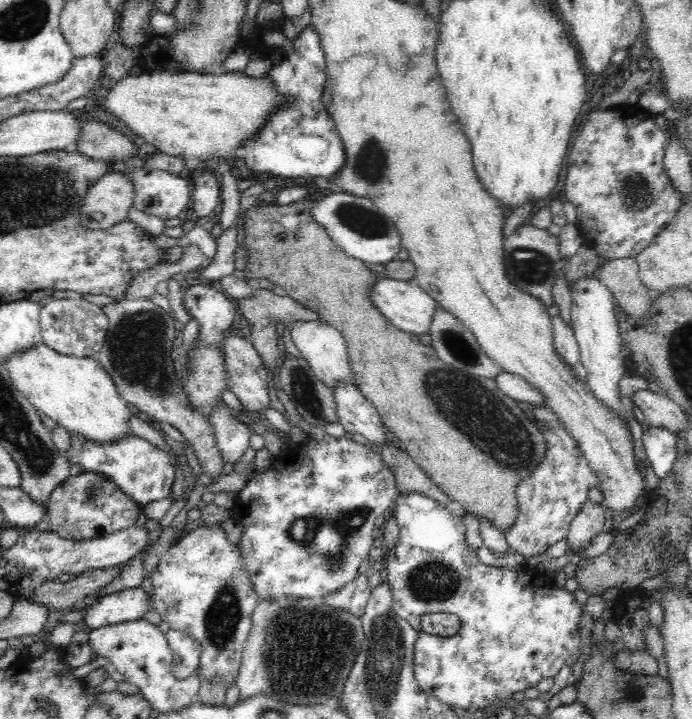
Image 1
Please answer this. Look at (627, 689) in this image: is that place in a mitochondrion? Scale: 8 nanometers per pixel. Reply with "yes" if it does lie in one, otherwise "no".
yes

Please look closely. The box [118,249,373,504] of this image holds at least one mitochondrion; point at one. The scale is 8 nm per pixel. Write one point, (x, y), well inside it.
(303, 389)

